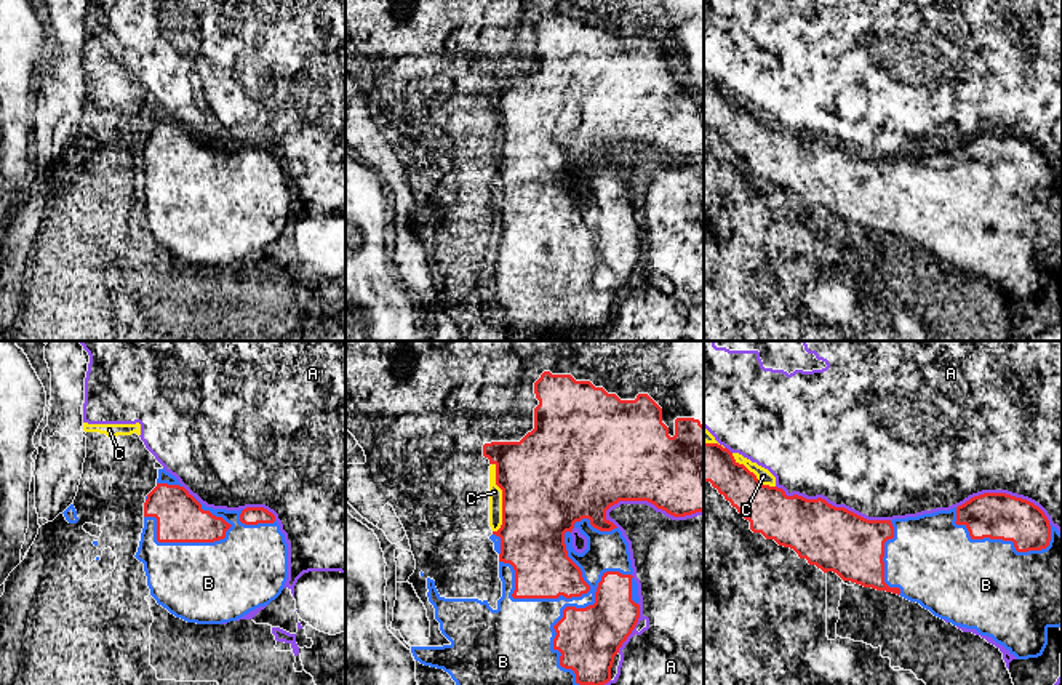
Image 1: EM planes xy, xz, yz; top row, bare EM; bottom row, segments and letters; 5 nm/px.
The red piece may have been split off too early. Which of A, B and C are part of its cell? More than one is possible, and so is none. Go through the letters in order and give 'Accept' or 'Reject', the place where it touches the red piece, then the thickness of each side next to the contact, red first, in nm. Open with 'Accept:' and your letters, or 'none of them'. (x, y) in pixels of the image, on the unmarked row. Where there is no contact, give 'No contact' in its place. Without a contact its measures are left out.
Accept: B
A: Reject. Touches red at xz (650, 143). Thickness 440 nm (red) against 340 nm
B: Accept. Touches red at xz (563, 256). Thickness 320 nm (red) against 360 nm
C: Reject. Touches red at xz (503, 140). Thickness 480 nm (red) against 60 nm

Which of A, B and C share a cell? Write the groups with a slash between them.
A C / B

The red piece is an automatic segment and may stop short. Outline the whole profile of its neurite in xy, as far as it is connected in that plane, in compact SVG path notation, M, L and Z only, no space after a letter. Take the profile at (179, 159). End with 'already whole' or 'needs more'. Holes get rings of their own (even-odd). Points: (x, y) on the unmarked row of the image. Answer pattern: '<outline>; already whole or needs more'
M165 109L158 110L157 128L146 138L144 170L134 198L144 205L157 245L197 266L237 262L275 242L288 221L288 186L272 154L206 149Z; needs more

